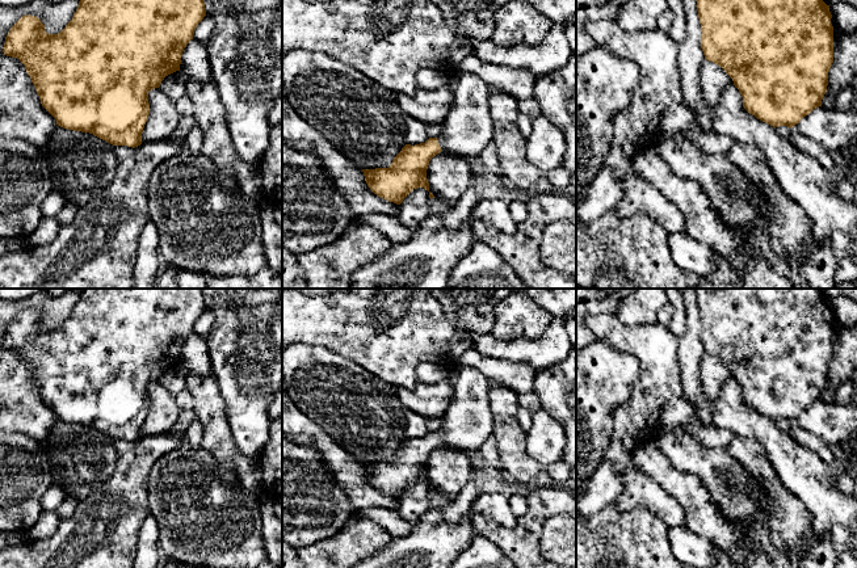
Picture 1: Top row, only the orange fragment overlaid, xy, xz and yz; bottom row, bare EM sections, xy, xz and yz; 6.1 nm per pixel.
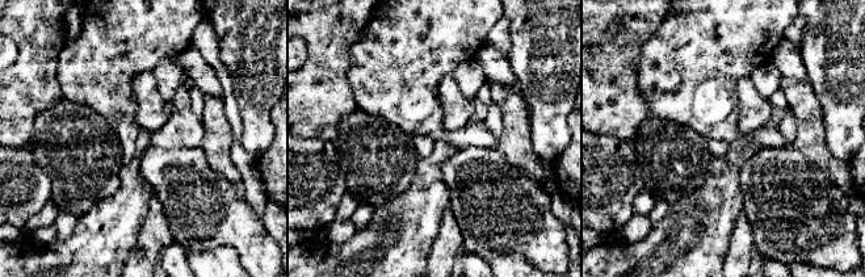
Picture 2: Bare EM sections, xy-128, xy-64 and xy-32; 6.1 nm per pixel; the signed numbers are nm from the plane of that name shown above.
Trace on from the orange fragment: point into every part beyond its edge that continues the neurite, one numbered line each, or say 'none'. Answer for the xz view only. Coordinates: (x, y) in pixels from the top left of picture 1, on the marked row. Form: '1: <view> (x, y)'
1: xz (469, 127)

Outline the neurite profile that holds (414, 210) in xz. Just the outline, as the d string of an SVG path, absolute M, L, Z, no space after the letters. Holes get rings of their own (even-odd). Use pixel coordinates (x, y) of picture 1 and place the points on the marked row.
M424 188L413 189L399 205L398 219L416 232L428 218L429 192Z

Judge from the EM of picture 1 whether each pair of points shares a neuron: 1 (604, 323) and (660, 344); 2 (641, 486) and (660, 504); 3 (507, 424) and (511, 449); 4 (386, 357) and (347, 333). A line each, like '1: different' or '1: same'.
1: same
2: same
3: same
4: same

